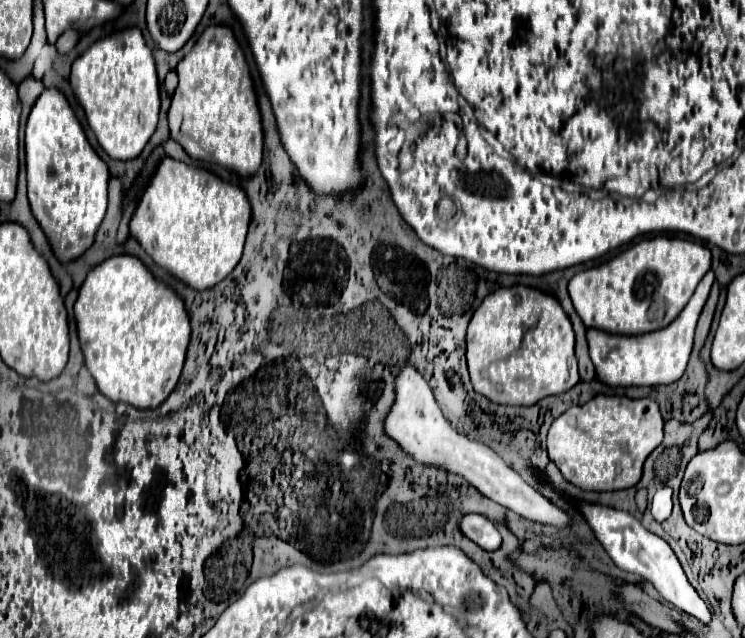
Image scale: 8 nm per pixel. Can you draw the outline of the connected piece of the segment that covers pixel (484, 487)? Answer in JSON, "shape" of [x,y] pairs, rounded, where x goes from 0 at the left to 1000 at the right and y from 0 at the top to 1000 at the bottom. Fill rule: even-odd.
{"shape":[[[544,572],[530,591],[530,629],[522,650],[517,654],[514,672],[517,682],[522,682],[522,688],[528,688],[544,707],[544,713],[552,713],[554,723],[560,723],[562,729],[595,735],[600,741],[621,748],[646,776],[675,792],[678,798],[705,813],[734,820],[742,826],[758,826],[764,820],[764,807],[758,801],[745,795],[713,760],[707,760],[689,735],[681,732],[681,726],[675,726],[675,719],[664,707],[659,707],[648,694],[632,691],[603,666],[581,622],[576,600],[570,597],[568,585],[554,572]]]}

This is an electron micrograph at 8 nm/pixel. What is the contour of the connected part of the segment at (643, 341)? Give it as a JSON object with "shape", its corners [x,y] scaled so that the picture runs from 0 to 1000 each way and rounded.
{"shape":[[[952,425],[936,447],[928,472],[919,478],[914,494],[887,519],[842,528],[842,525],[820,525],[804,516],[791,516],[788,519],[791,560],[799,572],[801,594],[817,607],[863,607],[863,603],[879,607],[879,603],[906,600],[922,575],[928,544],[930,544],[930,519],[941,494],[941,484],[952,466],[957,440],[960,440],[960,431],[957,425]]]}

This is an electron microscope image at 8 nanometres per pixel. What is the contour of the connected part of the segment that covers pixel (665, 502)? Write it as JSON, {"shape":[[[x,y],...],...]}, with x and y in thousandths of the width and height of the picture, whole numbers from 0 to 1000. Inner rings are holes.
{"shape":[[[887,763],[879,773],[879,782],[874,788],[874,804],[882,817],[893,817],[901,807],[901,795],[903,795],[903,766],[901,763]]]}

